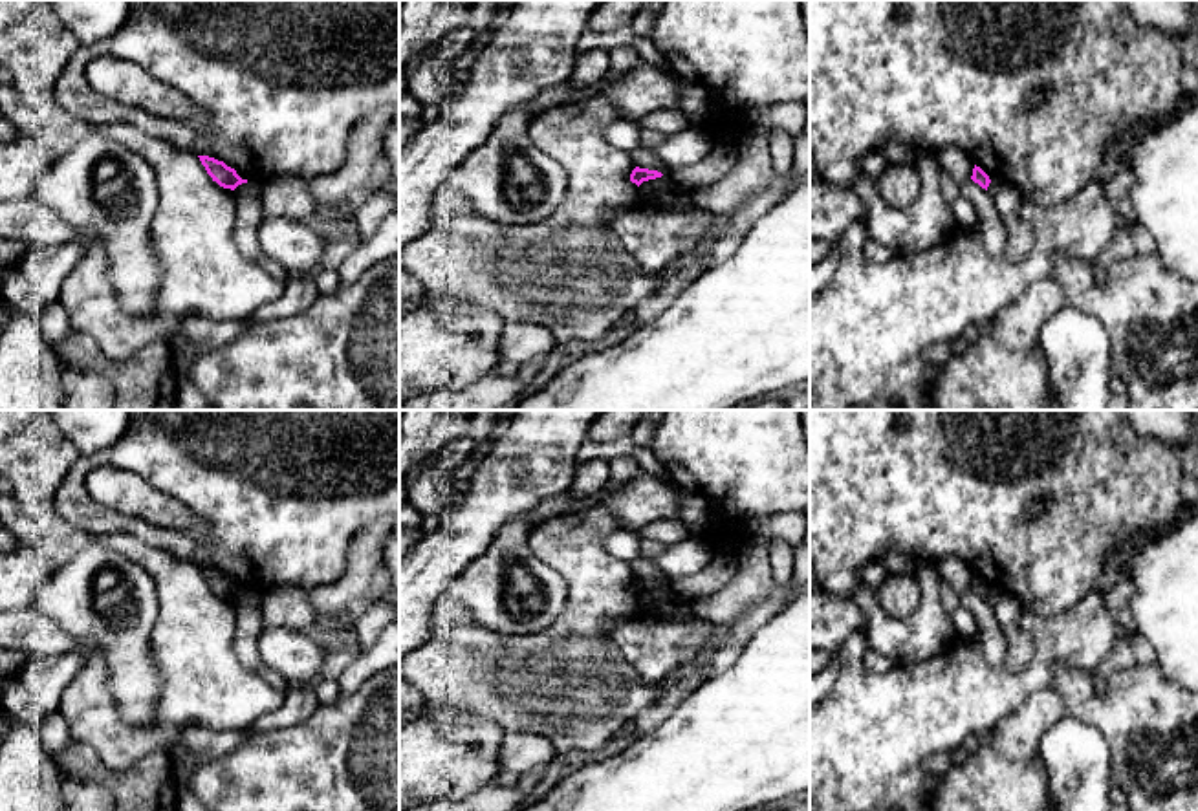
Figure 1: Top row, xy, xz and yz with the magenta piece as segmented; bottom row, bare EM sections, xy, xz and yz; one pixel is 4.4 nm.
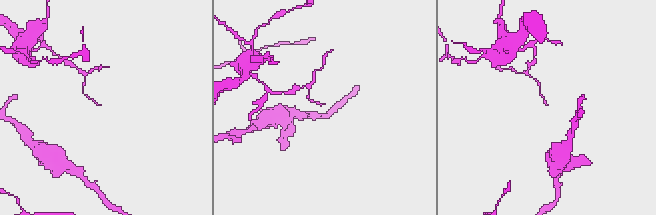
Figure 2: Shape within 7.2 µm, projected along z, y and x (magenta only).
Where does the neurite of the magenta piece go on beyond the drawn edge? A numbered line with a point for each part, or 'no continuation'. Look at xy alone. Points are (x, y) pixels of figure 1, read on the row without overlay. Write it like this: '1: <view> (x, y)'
no continuation

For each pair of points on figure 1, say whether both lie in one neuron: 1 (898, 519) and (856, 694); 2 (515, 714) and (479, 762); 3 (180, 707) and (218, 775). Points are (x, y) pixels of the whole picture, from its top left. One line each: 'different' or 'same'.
1: different
2: different
3: different

